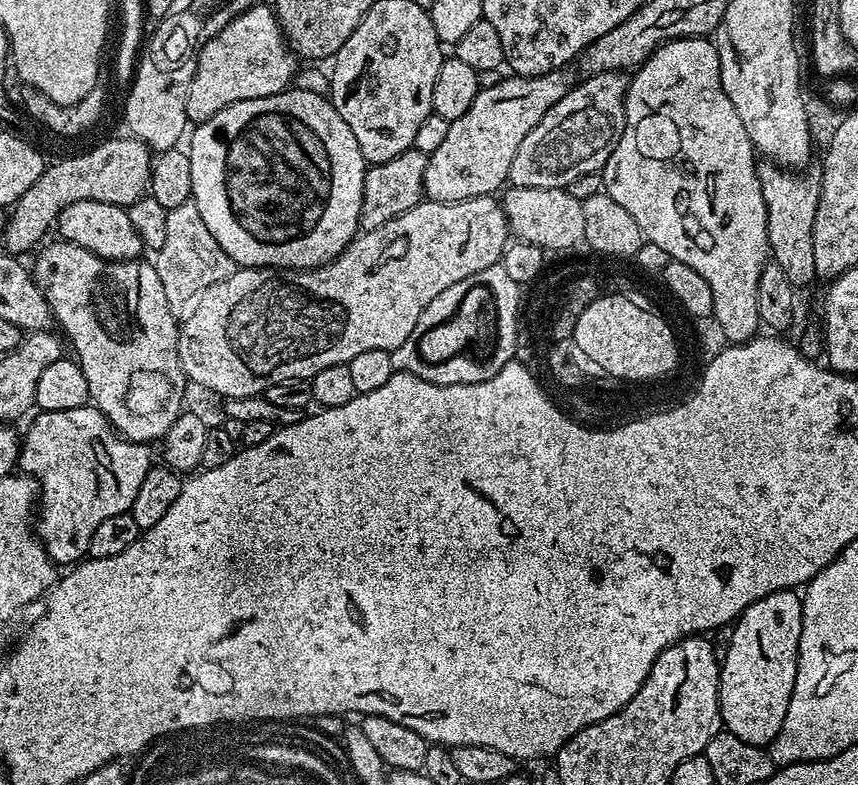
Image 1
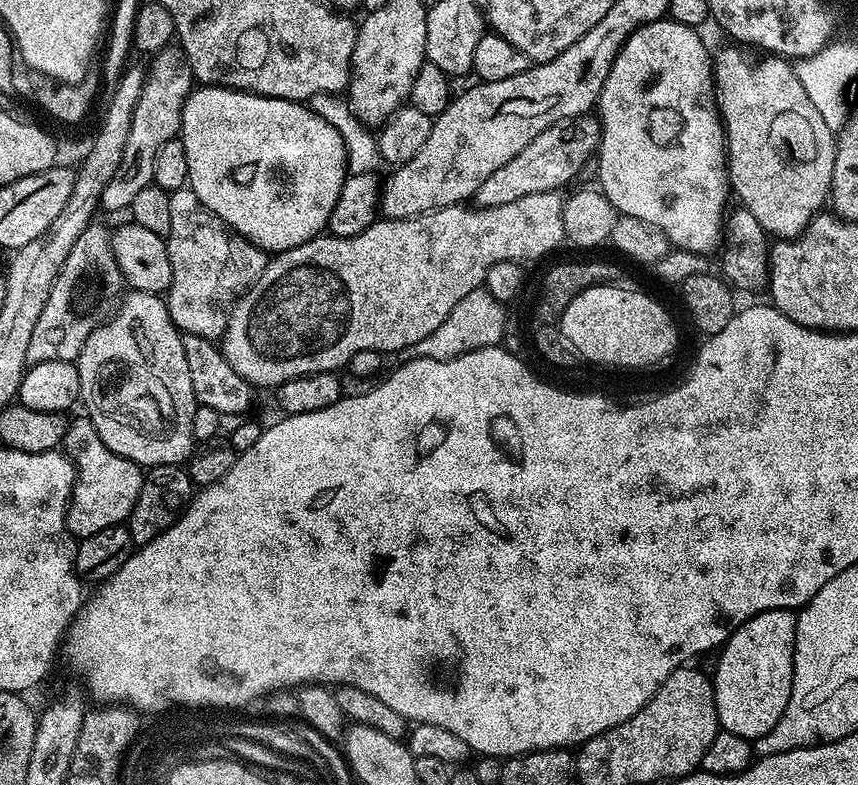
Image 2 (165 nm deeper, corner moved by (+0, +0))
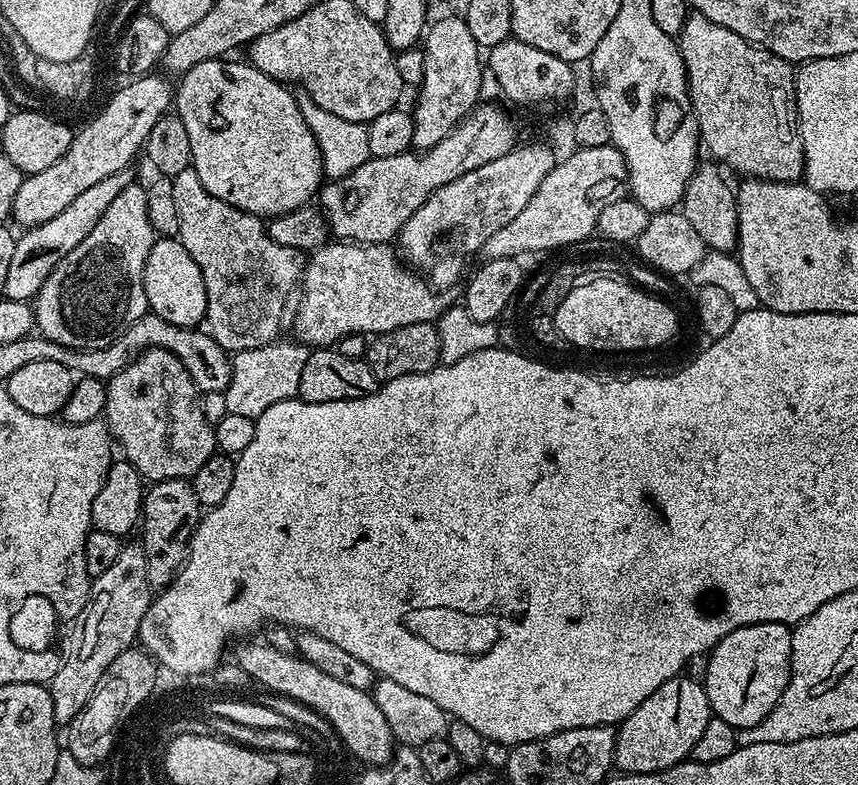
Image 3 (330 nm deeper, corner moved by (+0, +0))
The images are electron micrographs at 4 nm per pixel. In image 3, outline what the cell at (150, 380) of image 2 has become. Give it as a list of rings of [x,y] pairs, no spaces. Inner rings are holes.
[[[148,348],[135,357],[118,374],[106,381],[106,406],[103,419],[106,421],[113,441],[122,451],[123,459],[140,471],[145,481],[188,480],[202,465],[217,455],[216,430],[213,424],[206,422],[200,408],[200,400],[186,366],[170,350]]]

